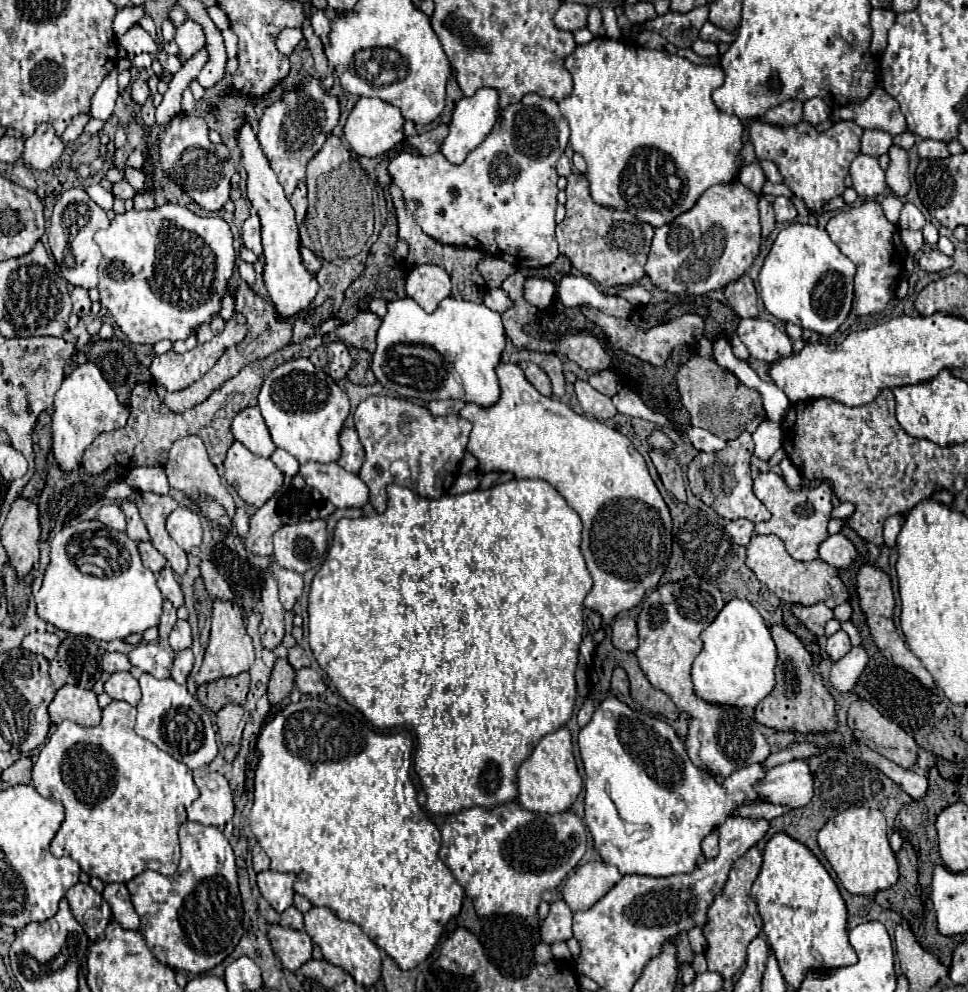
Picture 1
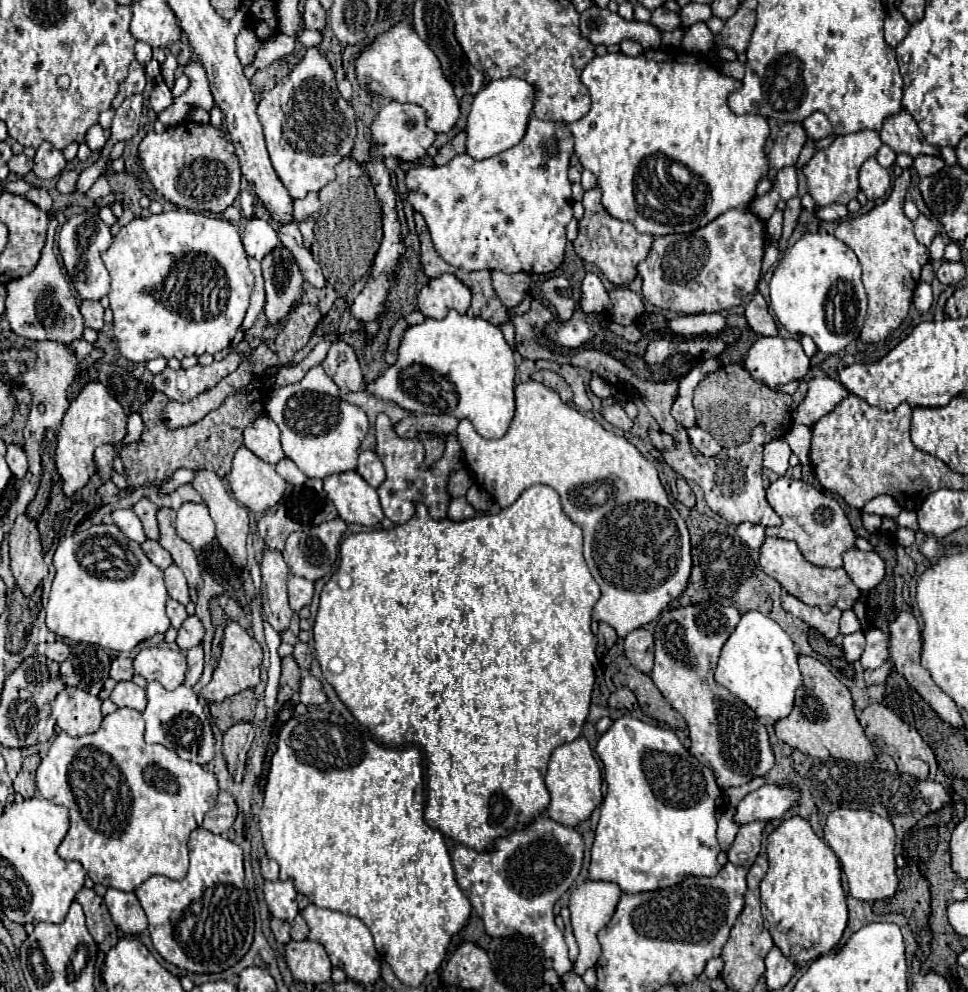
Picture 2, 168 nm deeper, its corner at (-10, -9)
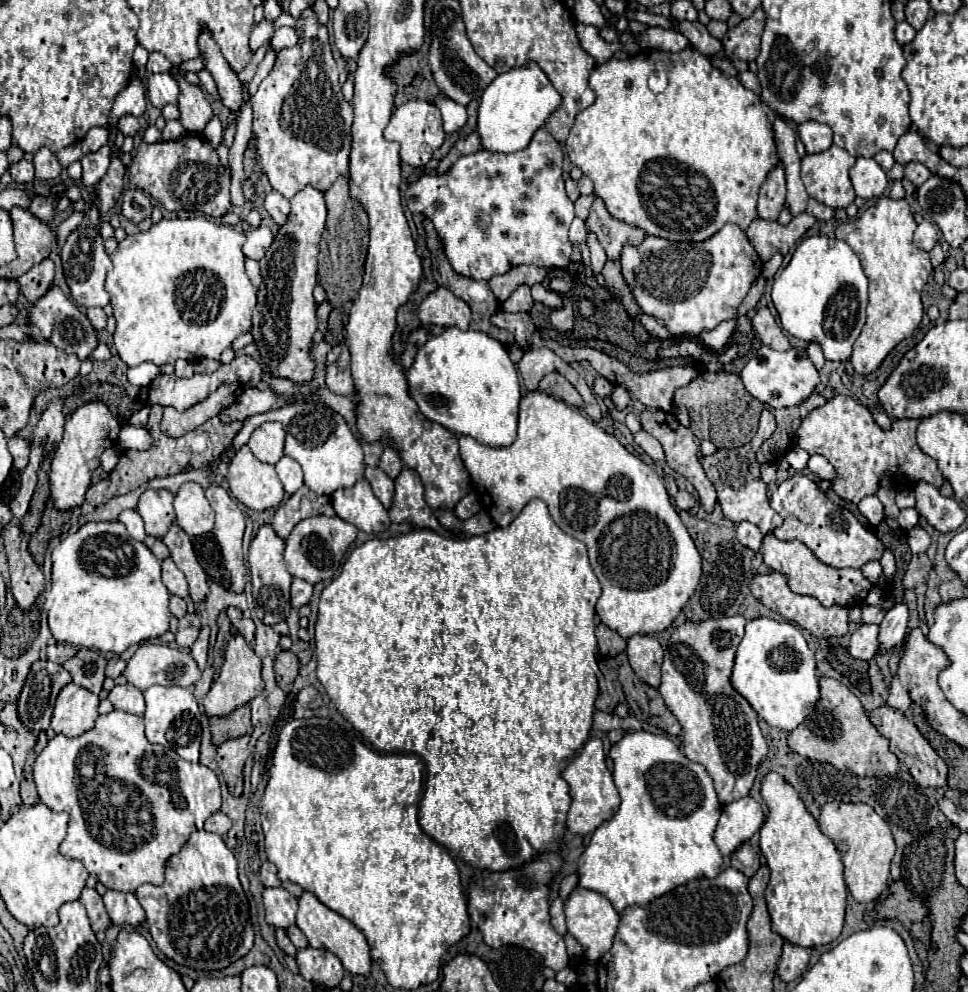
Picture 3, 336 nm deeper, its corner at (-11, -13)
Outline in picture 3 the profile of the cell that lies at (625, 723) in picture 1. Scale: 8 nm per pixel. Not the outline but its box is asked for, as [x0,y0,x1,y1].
[578,731,723,913]

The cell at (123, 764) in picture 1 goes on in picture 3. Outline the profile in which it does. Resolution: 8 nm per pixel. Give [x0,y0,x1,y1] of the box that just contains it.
[34,711,220,893]

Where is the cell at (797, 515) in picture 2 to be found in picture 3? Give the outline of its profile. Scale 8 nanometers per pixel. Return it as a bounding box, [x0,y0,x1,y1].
[770,473,884,569]

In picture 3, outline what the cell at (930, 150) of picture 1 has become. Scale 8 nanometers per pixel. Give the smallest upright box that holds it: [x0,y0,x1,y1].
[904,161,932,187]

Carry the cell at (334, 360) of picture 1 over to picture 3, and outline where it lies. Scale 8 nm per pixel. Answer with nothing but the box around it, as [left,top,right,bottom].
[326,351,354,395]

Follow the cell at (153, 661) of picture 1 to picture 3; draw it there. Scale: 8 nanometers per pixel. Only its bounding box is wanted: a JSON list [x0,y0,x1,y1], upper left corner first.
[124,643,200,691]

